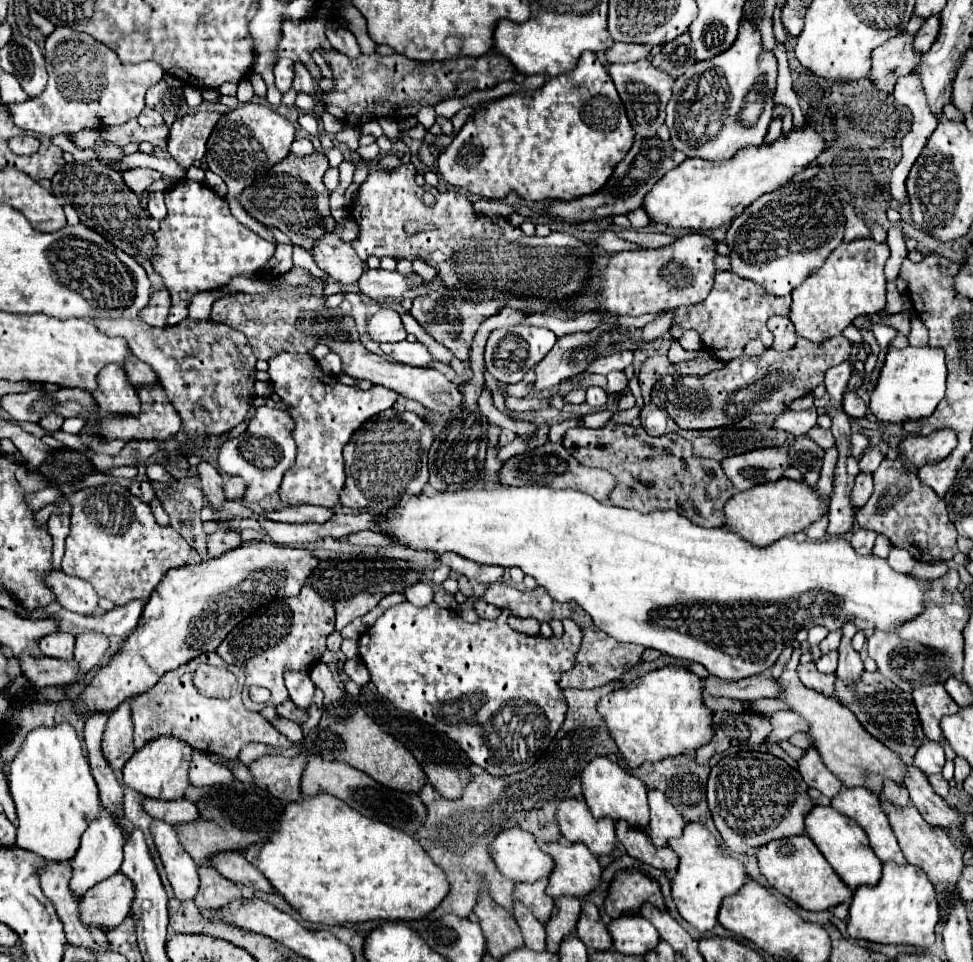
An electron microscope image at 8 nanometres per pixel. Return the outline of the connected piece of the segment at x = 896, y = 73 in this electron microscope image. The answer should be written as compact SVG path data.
M902 32L872 52L870 80L878 90L892 92L896 78L910 74L920 62L920 52L912 46L912 34Z

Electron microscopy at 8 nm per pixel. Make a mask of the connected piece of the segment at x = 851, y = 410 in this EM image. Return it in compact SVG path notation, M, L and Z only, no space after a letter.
M848 392L848 394L844 396L844 412L846 412L852 420L862 418L864 412L866 412L866 404L864 404L864 400L862 400L856 392Z

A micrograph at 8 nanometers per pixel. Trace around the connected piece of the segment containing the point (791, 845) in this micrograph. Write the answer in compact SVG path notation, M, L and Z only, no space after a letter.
M792 836L782 840L772 840L758 850L758 866L766 876L770 886L774 886L780 894L796 902L804 910L828 910L832 906L842 904L852 896L852 890L842 882L842 878L832 870L816 844L806 836Z

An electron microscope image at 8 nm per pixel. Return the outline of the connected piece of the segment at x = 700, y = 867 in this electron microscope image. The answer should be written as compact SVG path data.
M690 822L680 838L668 842L678 854L680 864L672 878L672 898L680 916L700 932L710 932L718 922L718 908L724 896L736 894L746 882L746 868L740 860L722 854L716 838L700 822Z

